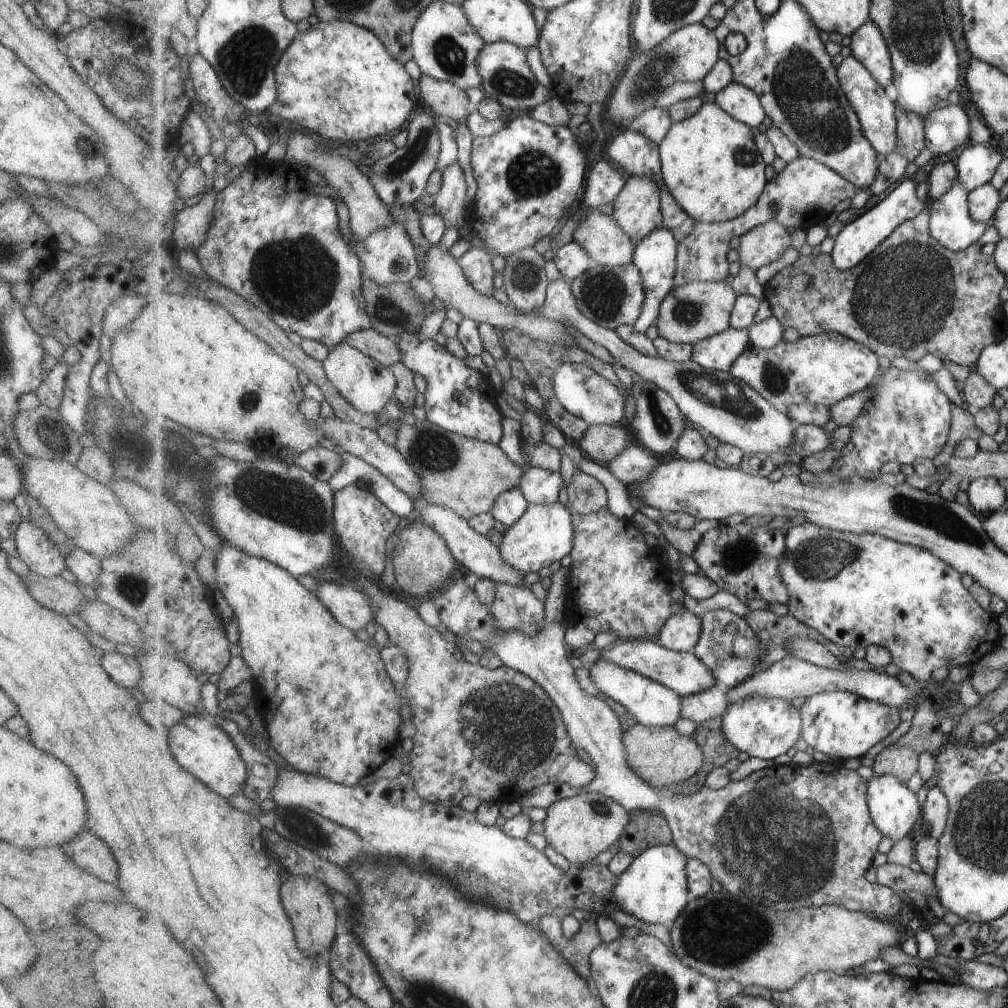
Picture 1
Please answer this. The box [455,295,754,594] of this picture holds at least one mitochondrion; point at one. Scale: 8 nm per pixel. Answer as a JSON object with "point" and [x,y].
{"point":[685,313]}

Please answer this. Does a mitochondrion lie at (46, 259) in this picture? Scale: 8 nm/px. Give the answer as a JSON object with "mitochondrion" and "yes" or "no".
{"mitochondrion":"yes"}

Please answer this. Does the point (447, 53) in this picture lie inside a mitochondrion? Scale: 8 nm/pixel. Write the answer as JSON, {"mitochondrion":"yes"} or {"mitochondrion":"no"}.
{"mitochondrion":"yes"}

